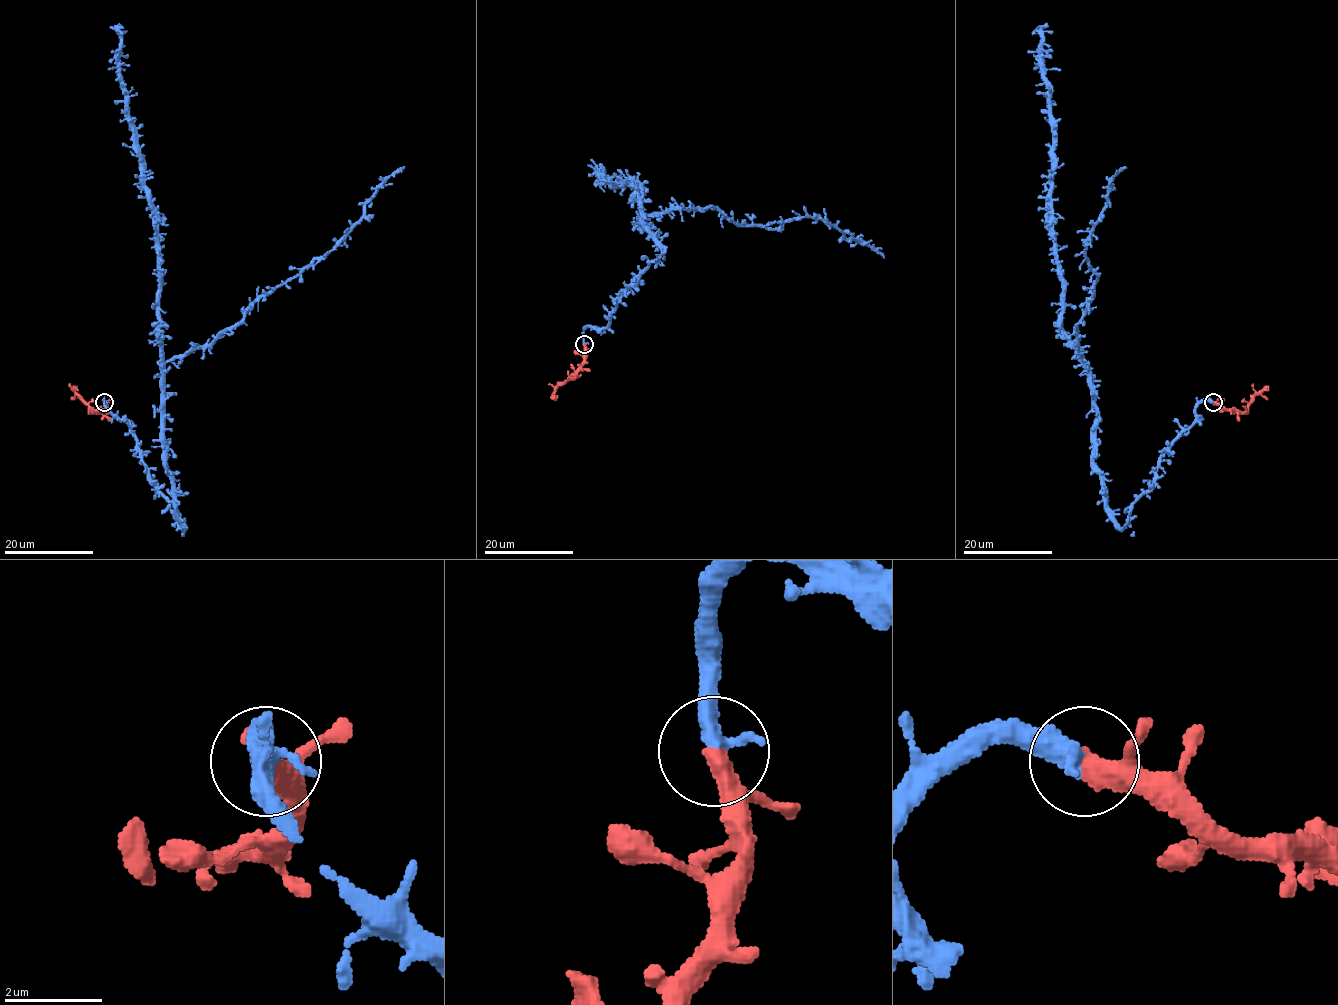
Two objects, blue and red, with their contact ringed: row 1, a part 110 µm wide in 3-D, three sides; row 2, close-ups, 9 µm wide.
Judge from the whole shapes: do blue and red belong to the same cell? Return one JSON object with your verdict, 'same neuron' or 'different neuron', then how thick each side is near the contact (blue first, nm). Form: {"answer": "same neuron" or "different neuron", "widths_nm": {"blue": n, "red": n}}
{"answer": "same neuron", "widths_nm": {"blue": 460, "red": 320}}

